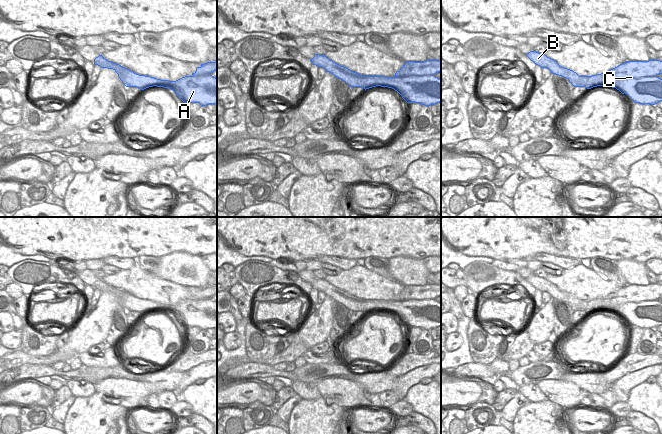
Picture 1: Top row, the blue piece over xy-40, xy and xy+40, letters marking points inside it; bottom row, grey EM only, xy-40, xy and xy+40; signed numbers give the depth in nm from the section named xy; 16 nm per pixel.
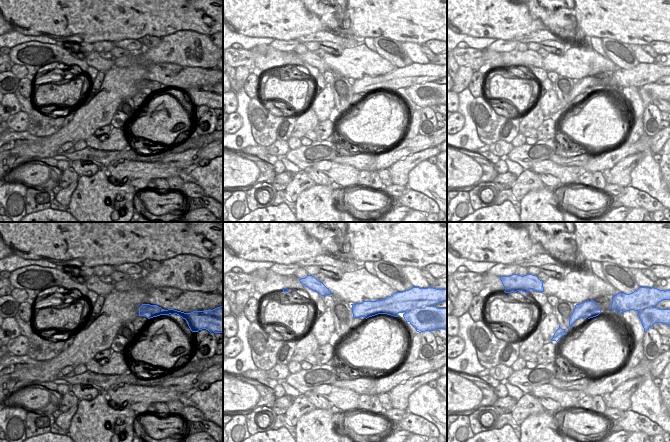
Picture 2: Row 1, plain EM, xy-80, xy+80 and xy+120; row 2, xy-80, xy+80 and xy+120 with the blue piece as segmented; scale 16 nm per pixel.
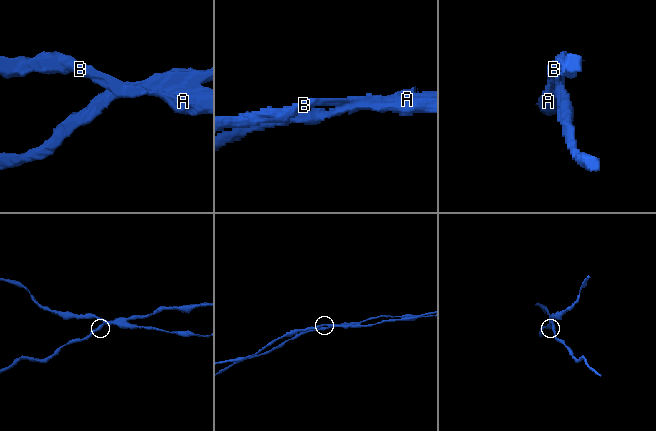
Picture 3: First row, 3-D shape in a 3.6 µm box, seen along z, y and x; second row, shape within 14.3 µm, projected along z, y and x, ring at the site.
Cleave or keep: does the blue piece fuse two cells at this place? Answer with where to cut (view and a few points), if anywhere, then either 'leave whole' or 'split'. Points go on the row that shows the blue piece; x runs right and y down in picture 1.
cut xy+40 (656, 75), (640, 78), (623, 78), (618, 80), (614, 87); split

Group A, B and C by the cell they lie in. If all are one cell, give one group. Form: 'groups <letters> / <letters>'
groups A B / C

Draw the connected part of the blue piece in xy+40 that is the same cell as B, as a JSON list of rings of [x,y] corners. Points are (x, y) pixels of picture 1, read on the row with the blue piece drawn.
[[[535,50],[527,53],[526,56],[541,68],[547,68],[552,74],[568,79],[574,87],[580,87],[580,80],[583,79],[584,76],[579,76],[573,70],[560,66],[555,60],[547,57],[545,54],[540,54]]]

